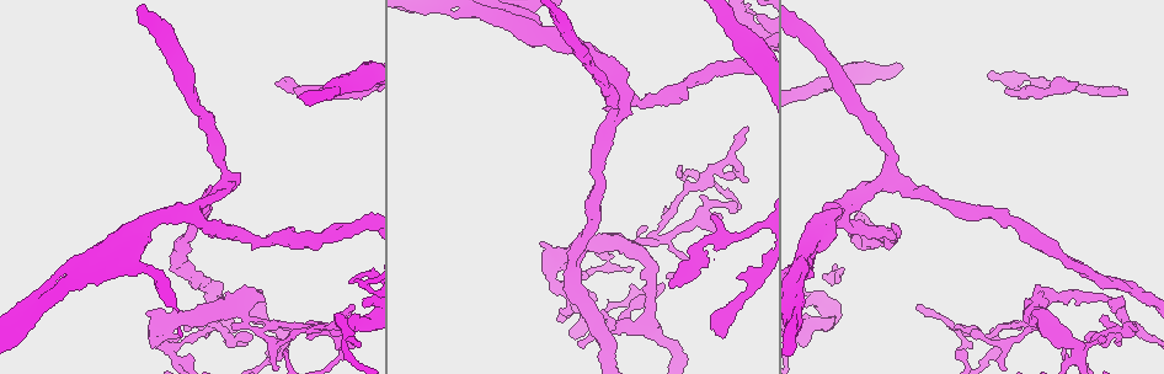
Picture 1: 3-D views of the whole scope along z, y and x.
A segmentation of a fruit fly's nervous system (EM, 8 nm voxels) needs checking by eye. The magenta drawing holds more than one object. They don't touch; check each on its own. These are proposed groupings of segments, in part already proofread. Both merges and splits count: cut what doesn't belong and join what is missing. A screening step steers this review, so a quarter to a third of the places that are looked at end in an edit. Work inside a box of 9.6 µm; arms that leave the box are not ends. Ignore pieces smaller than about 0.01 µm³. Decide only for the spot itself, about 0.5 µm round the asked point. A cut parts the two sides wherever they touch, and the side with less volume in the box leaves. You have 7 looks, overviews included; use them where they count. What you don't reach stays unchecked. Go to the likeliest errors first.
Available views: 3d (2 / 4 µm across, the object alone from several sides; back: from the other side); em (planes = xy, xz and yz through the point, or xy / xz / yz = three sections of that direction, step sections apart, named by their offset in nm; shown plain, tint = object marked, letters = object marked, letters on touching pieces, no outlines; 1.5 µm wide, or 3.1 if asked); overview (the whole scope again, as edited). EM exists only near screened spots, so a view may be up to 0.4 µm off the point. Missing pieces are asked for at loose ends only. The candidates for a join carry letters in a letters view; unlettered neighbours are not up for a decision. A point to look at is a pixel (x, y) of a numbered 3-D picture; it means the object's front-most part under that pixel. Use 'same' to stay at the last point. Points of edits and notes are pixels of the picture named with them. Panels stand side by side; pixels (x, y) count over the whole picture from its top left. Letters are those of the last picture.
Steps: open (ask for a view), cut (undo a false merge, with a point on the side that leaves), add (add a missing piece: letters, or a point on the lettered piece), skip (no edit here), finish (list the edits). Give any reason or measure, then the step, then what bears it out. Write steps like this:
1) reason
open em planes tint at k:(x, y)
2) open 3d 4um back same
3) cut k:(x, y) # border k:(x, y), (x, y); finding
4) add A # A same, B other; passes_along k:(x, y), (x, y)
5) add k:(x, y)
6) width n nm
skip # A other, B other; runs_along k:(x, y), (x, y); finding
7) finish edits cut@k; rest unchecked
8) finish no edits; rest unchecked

free end
open 3d 4um at 1:(723, 335)

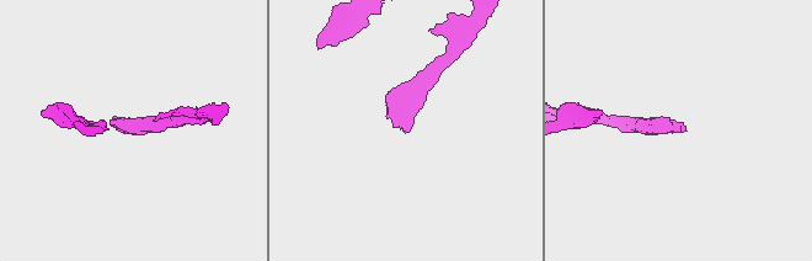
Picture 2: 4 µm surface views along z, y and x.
open em xy step 4 tint at 2:(404, 131)

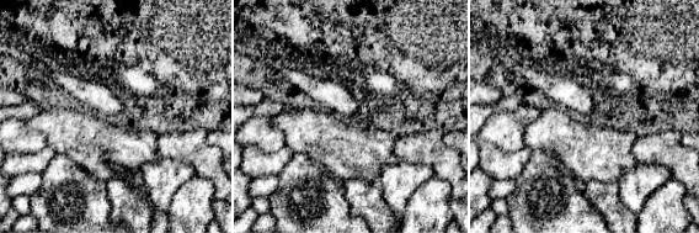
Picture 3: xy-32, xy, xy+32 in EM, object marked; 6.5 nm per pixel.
another direction
open em planes letters same

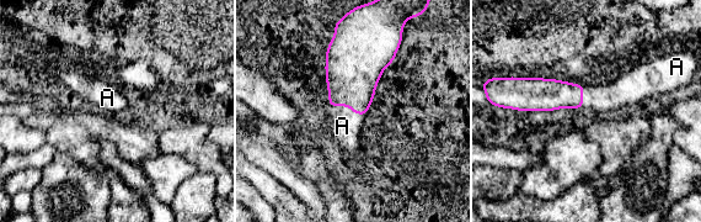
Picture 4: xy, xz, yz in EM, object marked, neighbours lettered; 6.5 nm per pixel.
width 170 nm
add 4:(342, 126) # A same; the neuron continues

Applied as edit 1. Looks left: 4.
see it whole again
open overview

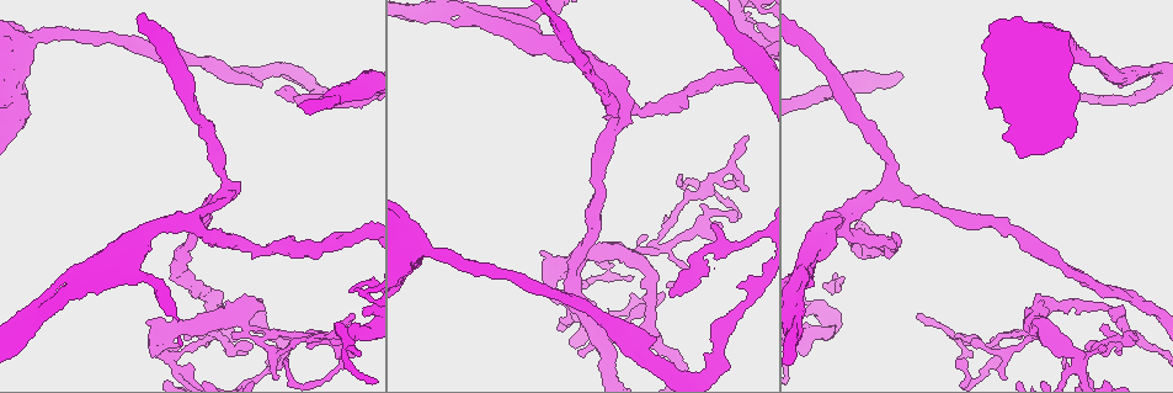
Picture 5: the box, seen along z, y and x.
three-way junction
open em planes letters at 5:(1100, 352)

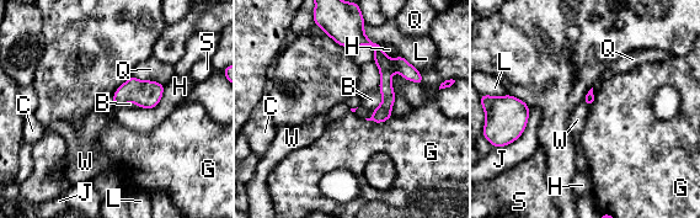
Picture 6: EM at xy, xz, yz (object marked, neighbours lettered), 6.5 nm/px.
add 6:(95, 123) # B other, C other, G other, H other, J other, L other, Q other, S other, W same; the neuron continues

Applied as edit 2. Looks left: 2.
finish edits add@4, add@6; rest unchecked

